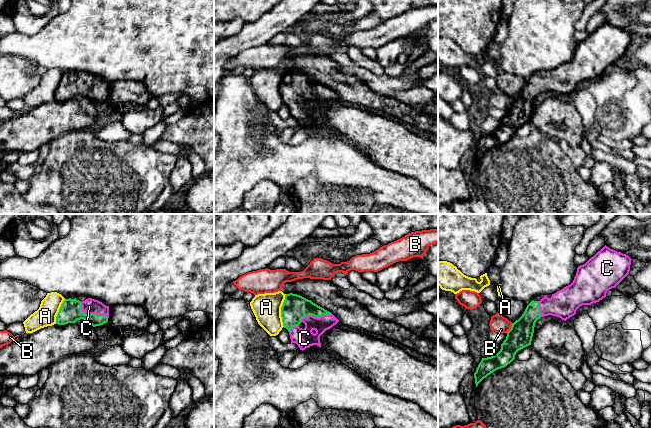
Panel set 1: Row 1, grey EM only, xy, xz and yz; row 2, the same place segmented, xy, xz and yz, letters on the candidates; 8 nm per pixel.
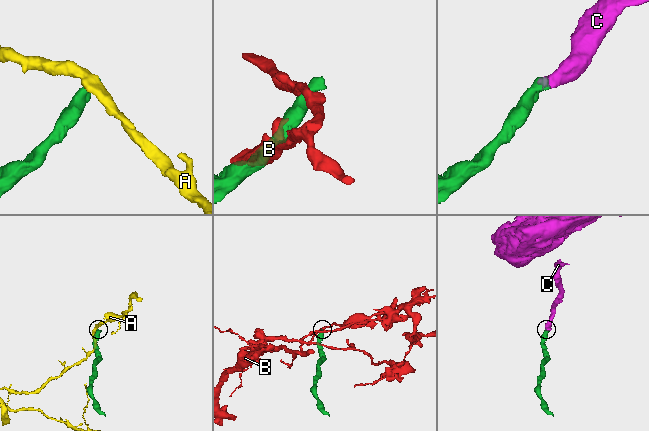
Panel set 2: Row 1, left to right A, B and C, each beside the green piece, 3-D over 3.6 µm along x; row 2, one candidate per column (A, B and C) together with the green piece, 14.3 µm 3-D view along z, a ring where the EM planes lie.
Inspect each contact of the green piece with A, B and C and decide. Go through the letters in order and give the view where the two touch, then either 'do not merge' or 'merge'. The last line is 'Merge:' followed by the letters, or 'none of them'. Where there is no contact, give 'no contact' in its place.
A: meets green in xz; do not merge
B: meets green in yz; do not merge
C: meets green in xy; merge
Merge: C

